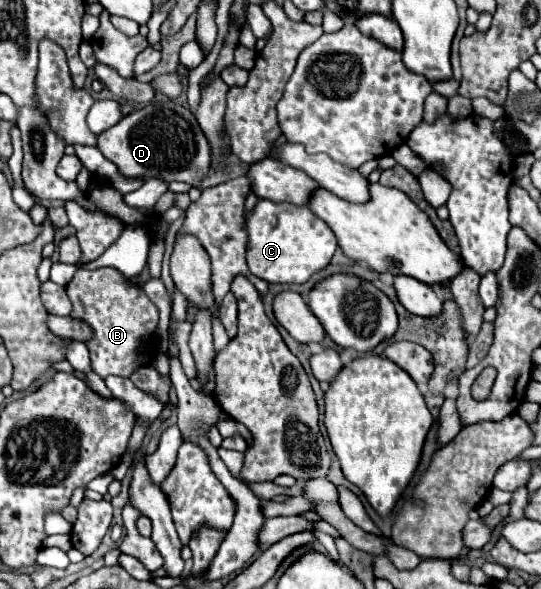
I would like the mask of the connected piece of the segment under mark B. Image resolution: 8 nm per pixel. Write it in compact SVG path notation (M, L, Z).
M78 268L74 278L66 284L66 294L72 302L70 316L86 322L92 328L92 338L86 342L90 350L92 370L106 378L110 374L128 378L140 366L150 364L158 350L154 342L158 326L158 308L148 300L148 296L126 284L126 278L114 268Z

